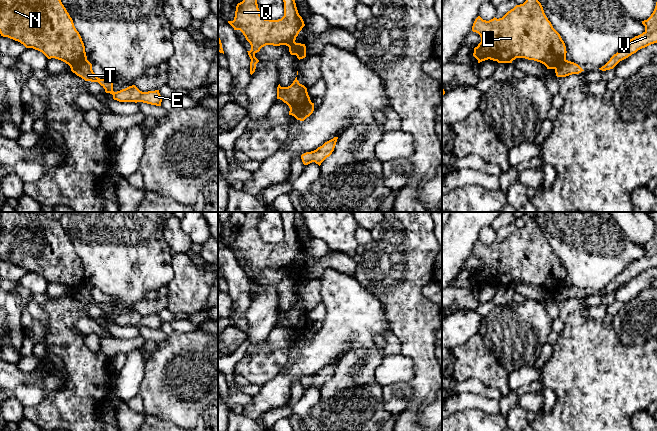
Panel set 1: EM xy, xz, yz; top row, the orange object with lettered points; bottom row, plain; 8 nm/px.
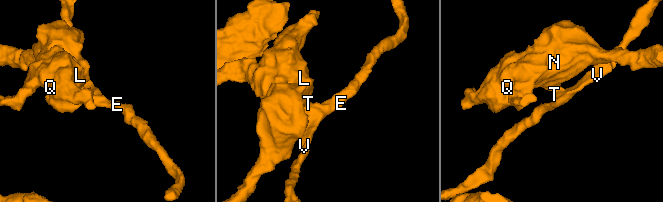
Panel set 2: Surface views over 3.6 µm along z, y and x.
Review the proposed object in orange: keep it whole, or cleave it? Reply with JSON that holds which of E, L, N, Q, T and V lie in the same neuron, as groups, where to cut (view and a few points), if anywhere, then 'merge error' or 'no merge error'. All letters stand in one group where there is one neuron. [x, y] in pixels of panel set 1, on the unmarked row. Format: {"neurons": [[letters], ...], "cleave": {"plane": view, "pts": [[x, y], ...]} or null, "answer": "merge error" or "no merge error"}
{"neurons": [["E", "T", "V"], ["L", "N", "Q"]], "cleave": {"plane": "xz", "pts": [[311, 326], [308, 326], [294, 340]]}, "answer": "merge error"}

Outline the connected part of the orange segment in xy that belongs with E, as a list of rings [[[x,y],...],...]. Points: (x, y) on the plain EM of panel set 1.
[[[87,283],[81,285],[76,291],[72,292],[71,295],[85,305],[98,306],[105,313],[106,317],[112,318],[113,323],[119,326],[143,326],[161,330],[163,322],[160,319],[159,314],[142,316],[135,309],[132,309],[114,316],[112,303],[98,302],[92,294],[92,288]]]

